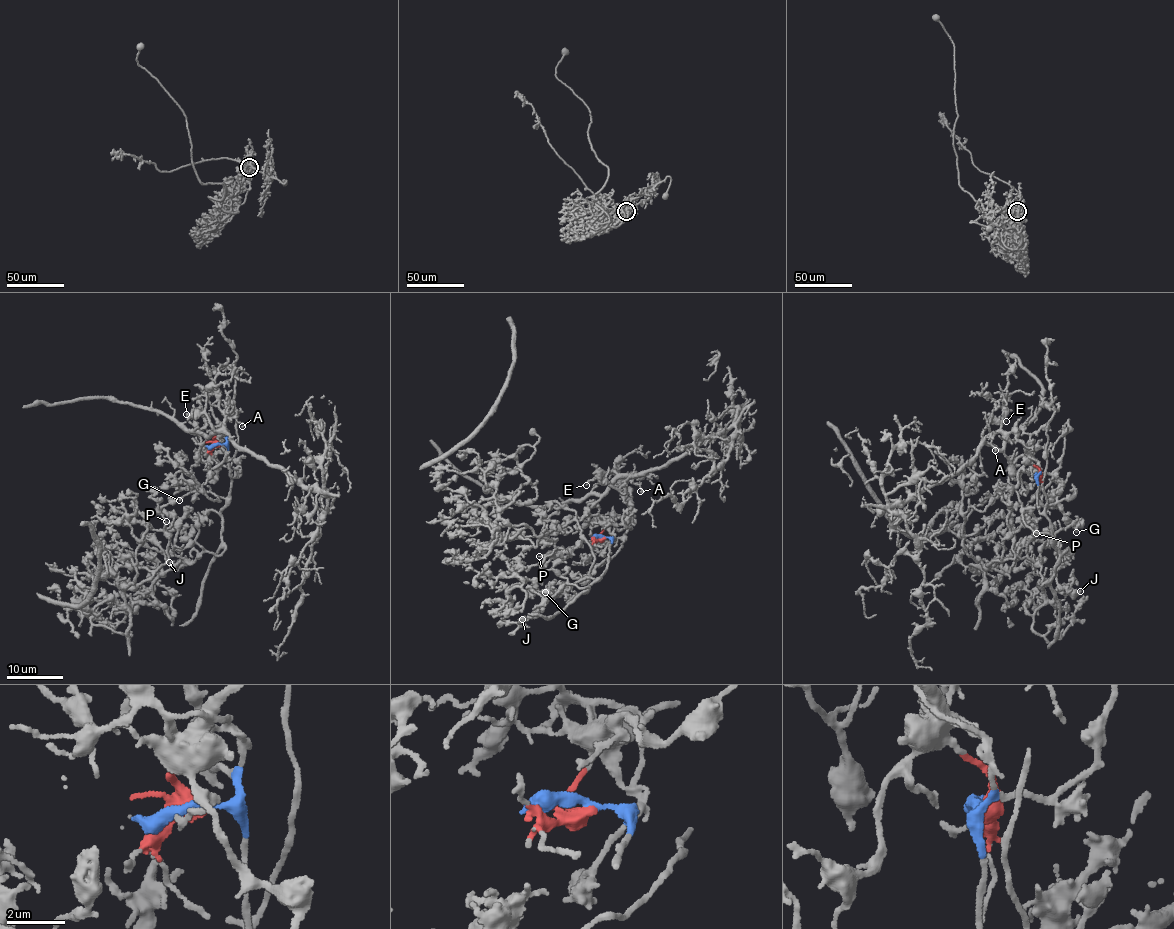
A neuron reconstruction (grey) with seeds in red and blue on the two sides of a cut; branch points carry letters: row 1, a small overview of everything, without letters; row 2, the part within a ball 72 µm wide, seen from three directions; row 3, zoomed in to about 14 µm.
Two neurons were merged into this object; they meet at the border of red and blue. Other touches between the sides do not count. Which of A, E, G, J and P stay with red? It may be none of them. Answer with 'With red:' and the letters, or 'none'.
With red: A, E

